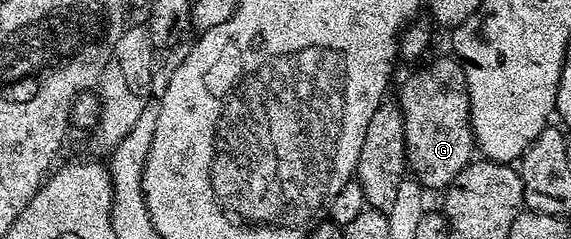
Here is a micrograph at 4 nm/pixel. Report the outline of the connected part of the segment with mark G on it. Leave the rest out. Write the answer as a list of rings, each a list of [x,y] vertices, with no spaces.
[[[457,58],[434,59],[430,67],[414,71],[402,83],[396,102],[402,109],[408,148],[408,167],[423,188],[441,192],[476,155],[470,124],[468,81]]]

